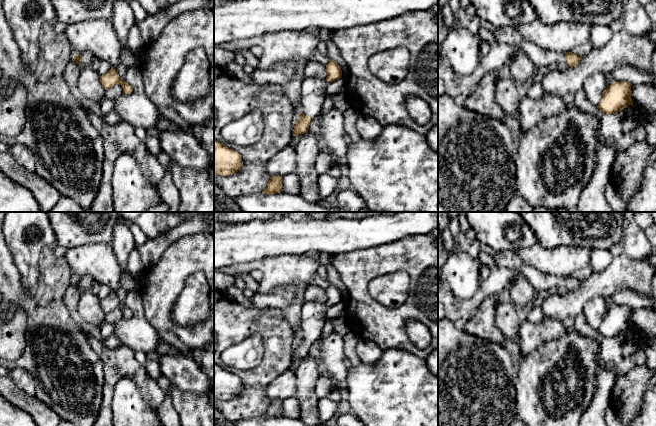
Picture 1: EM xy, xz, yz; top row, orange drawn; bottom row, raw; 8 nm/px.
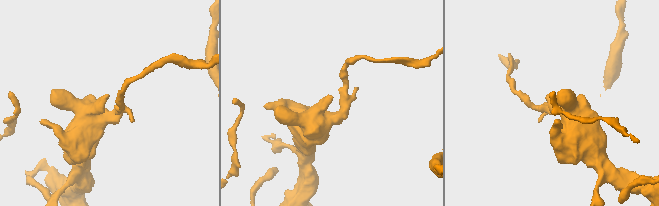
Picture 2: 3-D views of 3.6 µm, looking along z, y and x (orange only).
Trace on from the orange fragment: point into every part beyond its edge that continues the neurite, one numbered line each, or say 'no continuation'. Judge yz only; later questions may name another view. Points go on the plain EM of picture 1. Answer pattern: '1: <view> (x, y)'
1: yz (543, 283)

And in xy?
1: xy (88, 281)

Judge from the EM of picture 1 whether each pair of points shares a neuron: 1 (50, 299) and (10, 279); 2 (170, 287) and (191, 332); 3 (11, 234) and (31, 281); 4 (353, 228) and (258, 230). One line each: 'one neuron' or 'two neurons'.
1: one neuron
2: one neuron
3: one neuron
4: one neuron

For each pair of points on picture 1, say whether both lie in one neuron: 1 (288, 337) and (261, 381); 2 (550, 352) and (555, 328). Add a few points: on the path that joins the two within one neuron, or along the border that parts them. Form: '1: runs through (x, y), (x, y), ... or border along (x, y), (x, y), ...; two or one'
1: runs through (288, 348), (288, 352), (270, 370); one
2: border along (566, 331), (559, 338), (549, 339), (532, 350); two

